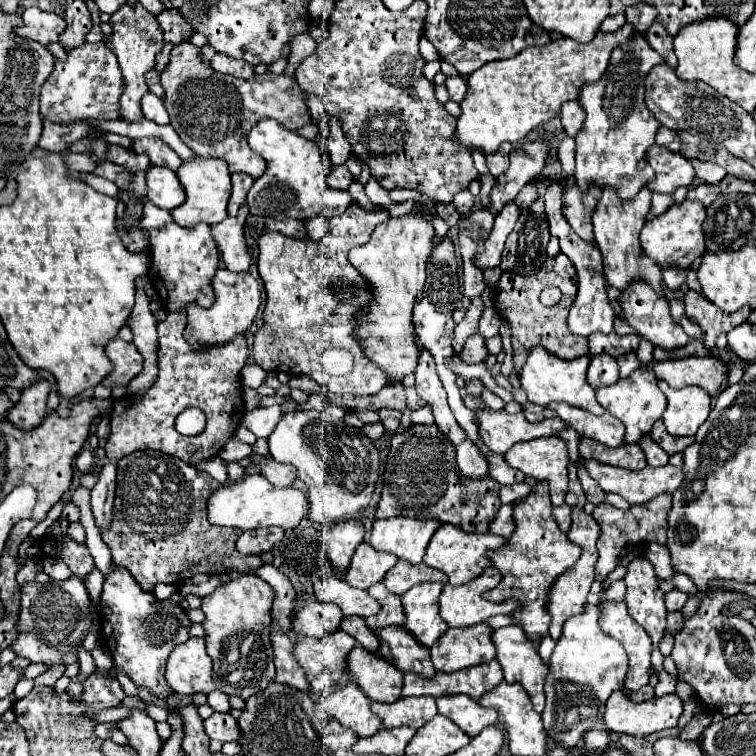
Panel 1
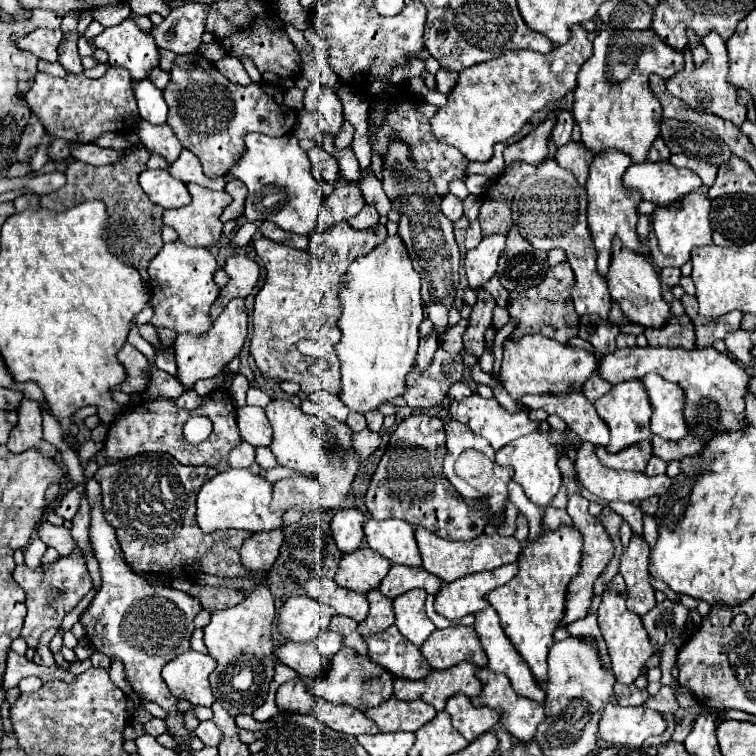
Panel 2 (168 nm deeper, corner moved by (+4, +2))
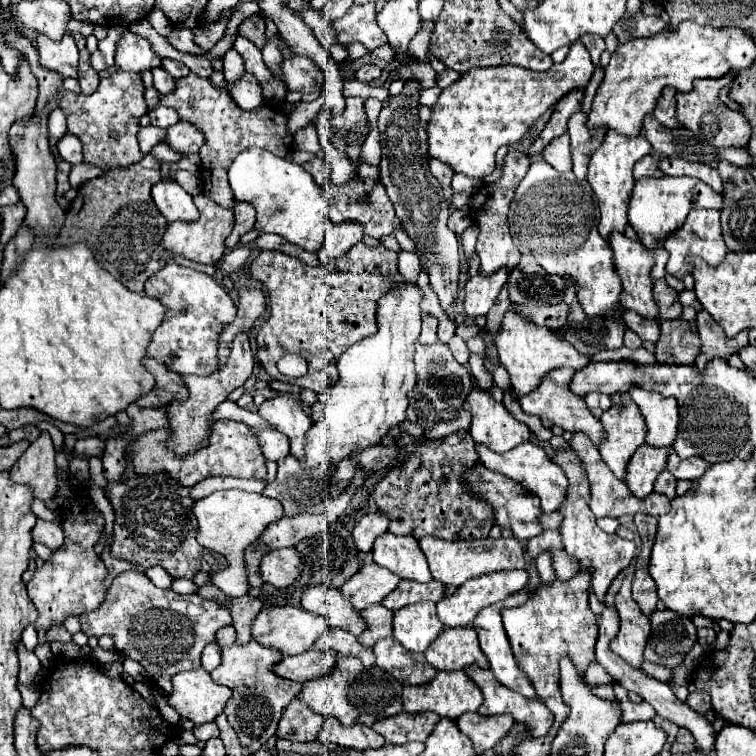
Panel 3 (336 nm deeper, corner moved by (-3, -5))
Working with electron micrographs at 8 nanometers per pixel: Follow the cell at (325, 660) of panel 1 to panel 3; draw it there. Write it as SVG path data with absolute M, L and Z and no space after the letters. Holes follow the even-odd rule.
M311 648L297 656L283 656L283 660L275 664L273 672L281 678L305 684L309 680L317 680L329 674L335 668L335 658L337 654L333 650L321 652L321 650Z

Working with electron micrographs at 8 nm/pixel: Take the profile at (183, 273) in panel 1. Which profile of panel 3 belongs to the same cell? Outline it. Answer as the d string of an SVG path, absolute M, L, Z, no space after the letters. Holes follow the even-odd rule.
M175 262L165 264L147 280L145 294L167 306L163 324L153 334L149 356L167 364L169 368L175 368L179 374L209 376L215 372L219 332L231 324L231 318L235 318L237 312L231 296L211 276L179 266Z

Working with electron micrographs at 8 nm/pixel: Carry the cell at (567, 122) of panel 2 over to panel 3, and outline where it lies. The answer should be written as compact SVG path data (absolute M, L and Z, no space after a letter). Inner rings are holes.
M563 134L559 138L555 138L551 144L547 144L547 148L541 152L541 158L545 162L549 162L555 170L559 172L567 172L571 170L571 146L569 146L569 136Z

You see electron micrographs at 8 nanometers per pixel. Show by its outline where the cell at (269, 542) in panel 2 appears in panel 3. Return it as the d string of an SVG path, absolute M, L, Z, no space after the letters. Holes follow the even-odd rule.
M295 548L273 550L261 560L261 576L267 584L275 588L287 588L299 580L303 572L303 562Z

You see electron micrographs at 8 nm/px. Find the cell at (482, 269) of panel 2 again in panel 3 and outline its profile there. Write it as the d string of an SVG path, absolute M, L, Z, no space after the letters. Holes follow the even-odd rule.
M499 270L491 276L473 276L467 280L465 284L465 318L479 318L485 316L491 306L495 304L495 298L499 294L499 290L503 288L503 284L507 282L509 272L507 270Z

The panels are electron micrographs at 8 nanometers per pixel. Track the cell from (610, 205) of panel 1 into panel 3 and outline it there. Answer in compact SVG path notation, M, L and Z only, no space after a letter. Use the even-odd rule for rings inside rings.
M607 132L603 144L591 156L587 182L591 184L593 192L597 194L597 202L599 202L599 210L601 210L599 234L603 234L603 238L607 238L613 230L619 230L619 232L625 230L625 226L627 226L627 204L631 200L631 190L635 186L633 166L637 160L641 160L647 154L651 154L651 144L643 134L619 136L617 132Z

